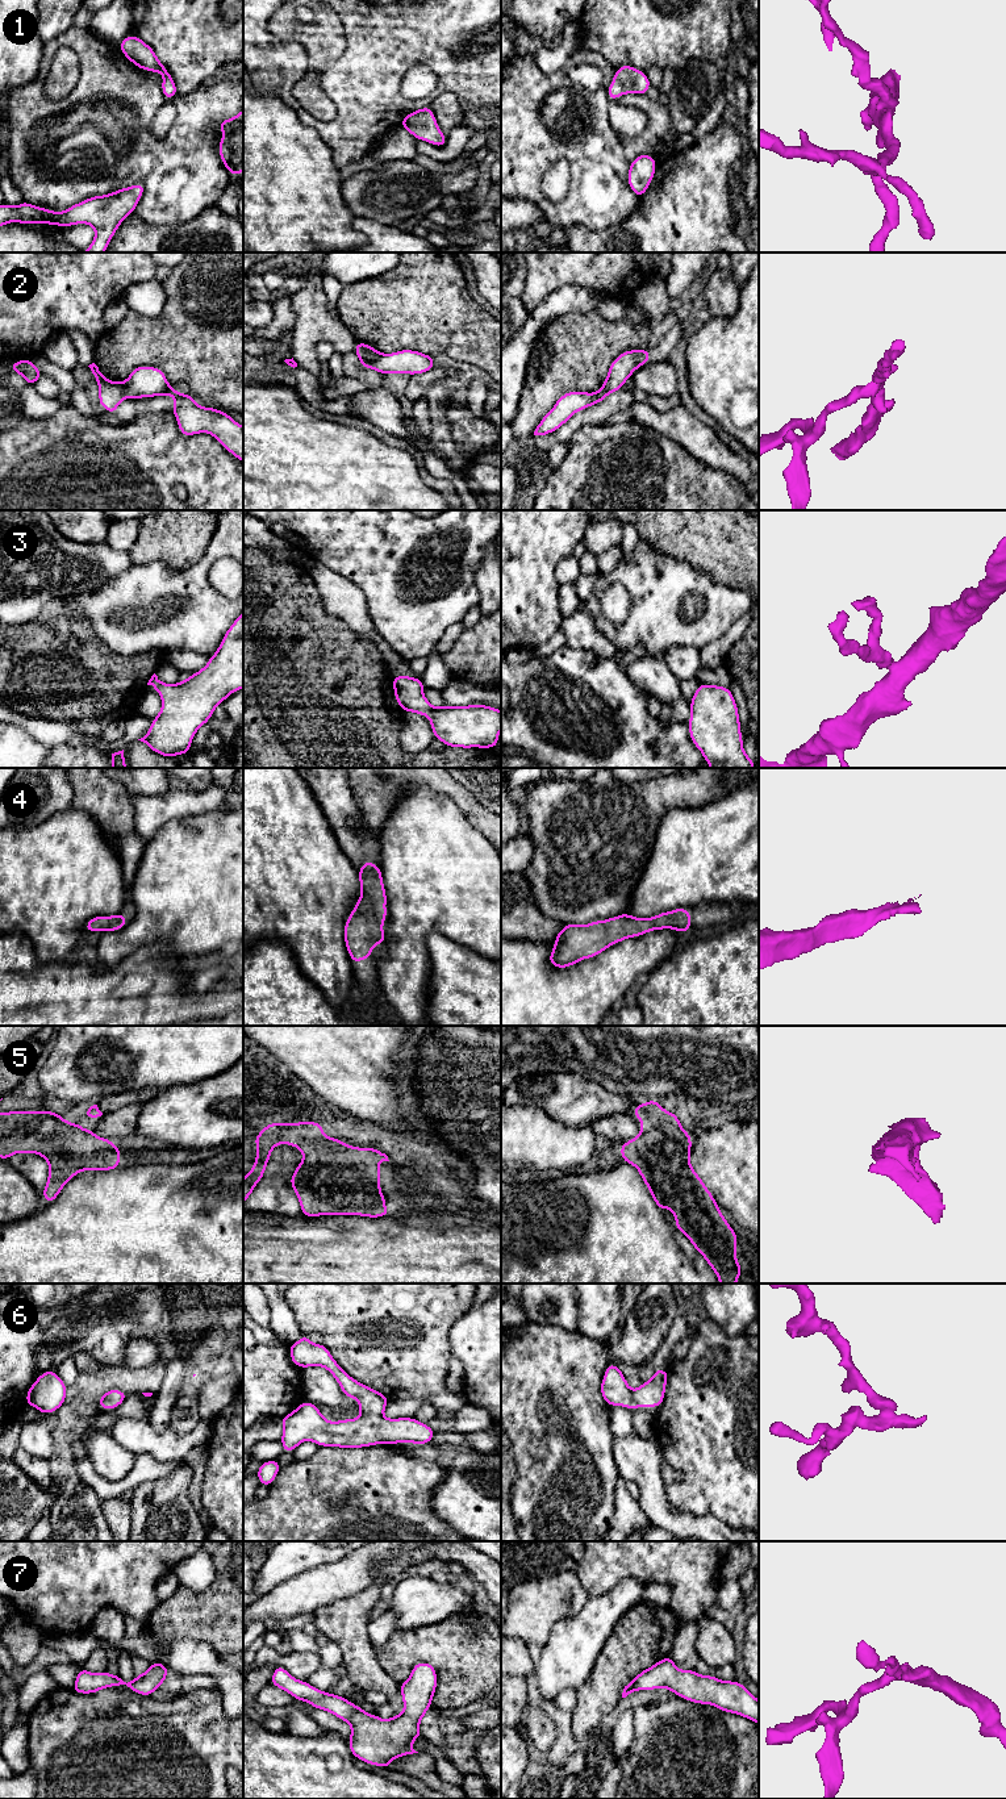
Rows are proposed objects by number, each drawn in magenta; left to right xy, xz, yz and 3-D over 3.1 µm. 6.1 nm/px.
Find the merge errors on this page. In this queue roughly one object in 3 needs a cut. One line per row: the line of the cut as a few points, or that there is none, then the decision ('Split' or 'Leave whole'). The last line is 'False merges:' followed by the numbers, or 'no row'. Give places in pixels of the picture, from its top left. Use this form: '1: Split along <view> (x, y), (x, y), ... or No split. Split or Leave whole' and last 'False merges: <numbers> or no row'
1: No split. Leave whole
2: Split along xz (382, 354), (371, 360), (360, 360). Split
3: No split. Leave whole
4: No split. Leave whole
5: No split. Leave whole
6: No split. Leave whole
7: No split. Leave whole
False merges: 2

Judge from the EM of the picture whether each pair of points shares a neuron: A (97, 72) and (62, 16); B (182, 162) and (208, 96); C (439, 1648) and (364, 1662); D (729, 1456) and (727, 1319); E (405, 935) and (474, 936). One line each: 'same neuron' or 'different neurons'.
A: different neurons
B: same neuron
C: different neurons
D: different neurons
E: same neuron

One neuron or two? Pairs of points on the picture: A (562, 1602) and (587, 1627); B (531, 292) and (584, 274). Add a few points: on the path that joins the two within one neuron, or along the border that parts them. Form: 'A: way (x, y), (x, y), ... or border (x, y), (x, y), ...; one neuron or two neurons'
A: border (589, 1598), (576, 1614), (562, 1618), (550, 1632); two neurons
B: way (545, 279), (549, 275), (571, 274); one neuron

